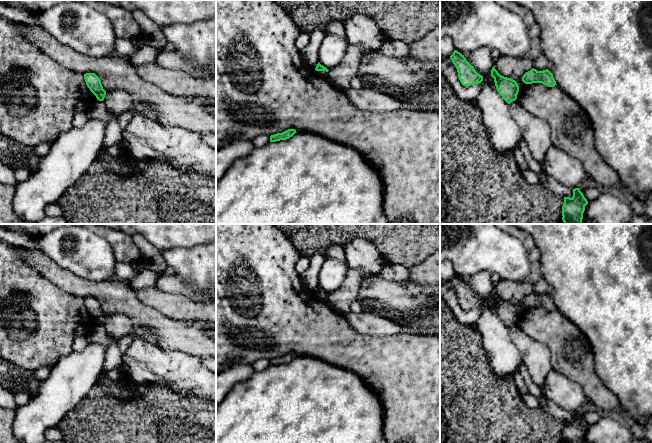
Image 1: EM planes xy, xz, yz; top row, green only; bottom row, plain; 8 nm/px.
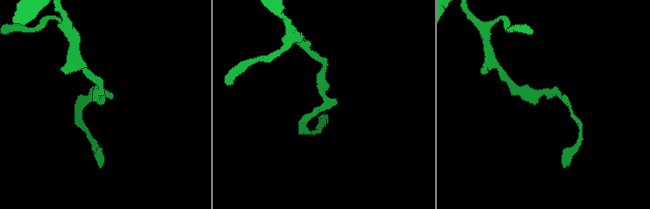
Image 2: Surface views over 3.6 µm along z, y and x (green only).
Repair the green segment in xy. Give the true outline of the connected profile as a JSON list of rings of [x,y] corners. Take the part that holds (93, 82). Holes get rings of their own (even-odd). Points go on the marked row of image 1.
[[[95,73],[84,74],[87,87],[96,96],[97,100],[103,101],[106,91],[103,89],[100,78]]]

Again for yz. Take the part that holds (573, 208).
[[[579,188],[573,189],[573,197],[564,197],[562,220],[564,224],[582,224],[587,199]]]

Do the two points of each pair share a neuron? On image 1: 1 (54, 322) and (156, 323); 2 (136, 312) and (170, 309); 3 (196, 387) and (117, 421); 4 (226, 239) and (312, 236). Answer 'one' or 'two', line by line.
1: two
2: two
3: two
4: two

